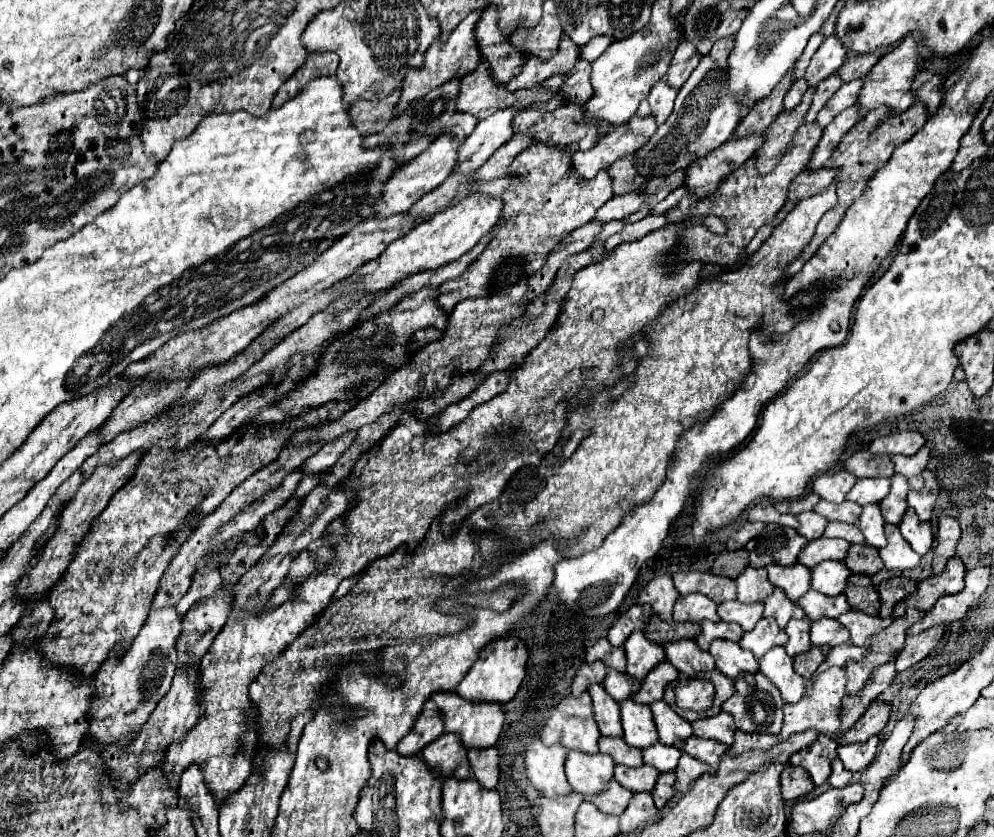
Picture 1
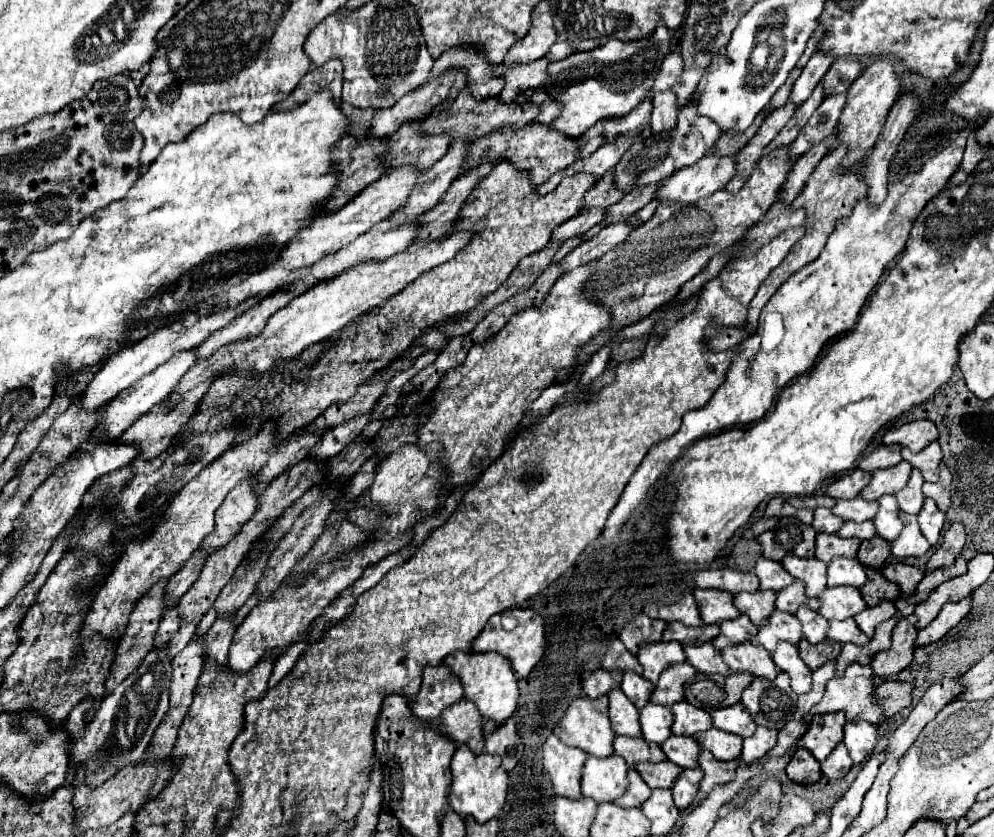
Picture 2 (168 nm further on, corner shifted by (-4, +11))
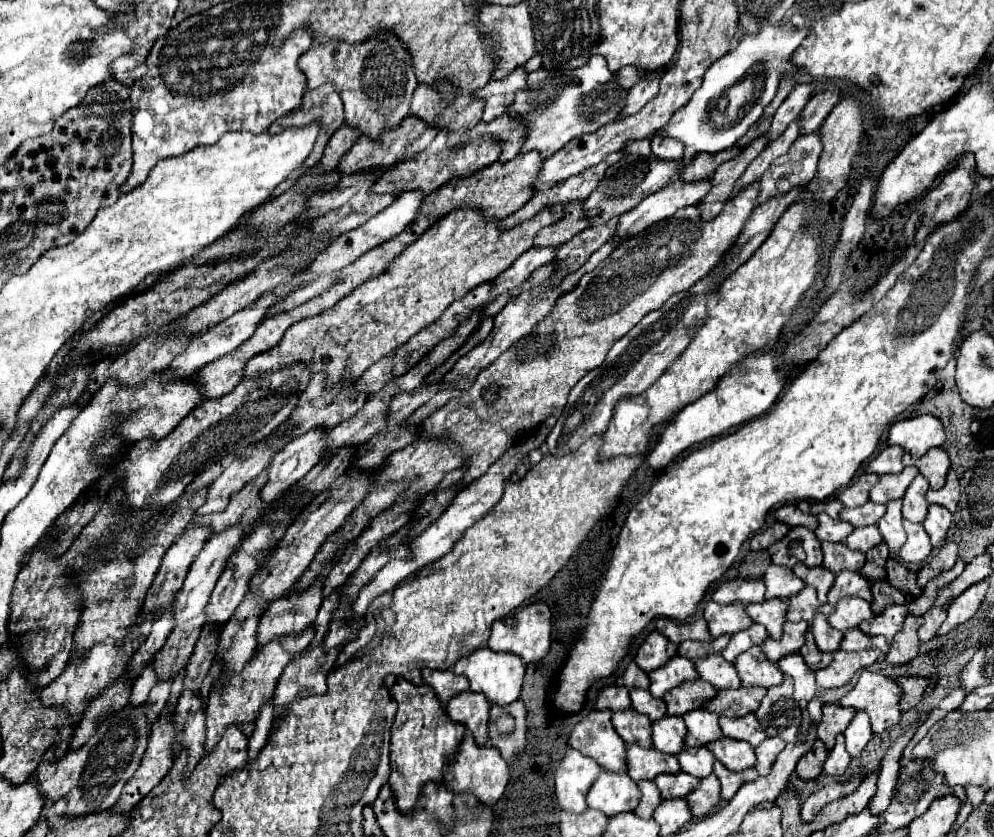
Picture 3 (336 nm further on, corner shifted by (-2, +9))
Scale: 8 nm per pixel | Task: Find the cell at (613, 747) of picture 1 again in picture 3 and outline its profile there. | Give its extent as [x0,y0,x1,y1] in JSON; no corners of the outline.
[628,746,678,782]

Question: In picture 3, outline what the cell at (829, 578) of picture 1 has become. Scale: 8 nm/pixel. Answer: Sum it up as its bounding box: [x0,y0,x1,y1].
[828,572,872,604]

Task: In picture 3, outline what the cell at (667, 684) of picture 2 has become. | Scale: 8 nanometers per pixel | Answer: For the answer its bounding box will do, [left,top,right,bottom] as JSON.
[664,680,716,716]

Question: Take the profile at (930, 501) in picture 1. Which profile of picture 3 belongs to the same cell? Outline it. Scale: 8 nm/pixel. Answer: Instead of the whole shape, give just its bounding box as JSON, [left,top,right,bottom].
[926,470,960,512]

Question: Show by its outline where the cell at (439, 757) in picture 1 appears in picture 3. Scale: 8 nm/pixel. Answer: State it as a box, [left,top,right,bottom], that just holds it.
[446,690,490,746]

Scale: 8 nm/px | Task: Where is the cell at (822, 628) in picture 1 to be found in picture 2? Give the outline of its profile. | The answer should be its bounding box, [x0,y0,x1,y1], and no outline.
[828,618,870,646]

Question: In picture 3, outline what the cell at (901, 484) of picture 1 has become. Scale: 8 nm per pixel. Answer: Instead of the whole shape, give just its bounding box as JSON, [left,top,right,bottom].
[902,474,930,522]

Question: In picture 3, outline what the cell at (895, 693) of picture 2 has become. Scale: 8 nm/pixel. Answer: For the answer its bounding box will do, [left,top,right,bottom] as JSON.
[898,676,930,712]

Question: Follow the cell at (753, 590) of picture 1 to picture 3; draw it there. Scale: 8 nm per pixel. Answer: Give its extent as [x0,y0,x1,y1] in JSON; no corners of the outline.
[764,564,806,600]

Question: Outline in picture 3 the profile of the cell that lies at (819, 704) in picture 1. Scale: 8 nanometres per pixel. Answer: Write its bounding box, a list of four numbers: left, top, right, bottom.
[840,670,902,734]

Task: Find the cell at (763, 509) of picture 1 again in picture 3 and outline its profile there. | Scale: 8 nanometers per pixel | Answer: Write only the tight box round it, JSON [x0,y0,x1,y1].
[776,504,818,530]

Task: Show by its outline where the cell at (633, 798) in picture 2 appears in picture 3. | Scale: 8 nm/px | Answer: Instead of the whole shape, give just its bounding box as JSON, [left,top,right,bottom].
[634,780,662,820]

